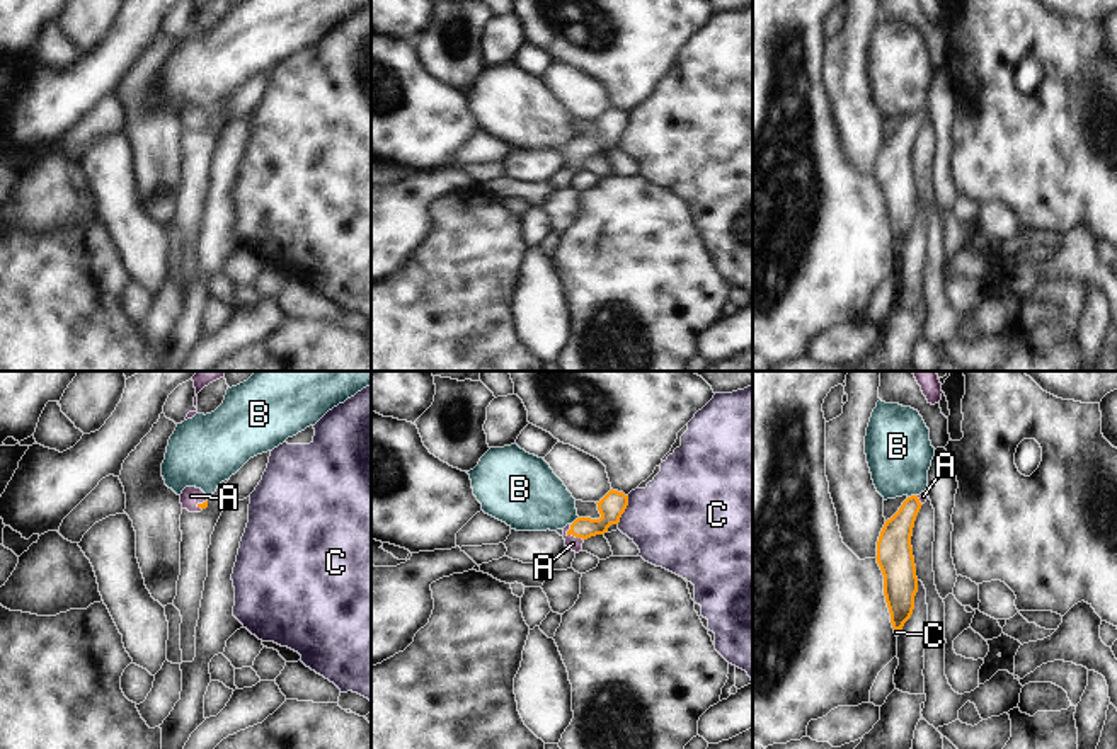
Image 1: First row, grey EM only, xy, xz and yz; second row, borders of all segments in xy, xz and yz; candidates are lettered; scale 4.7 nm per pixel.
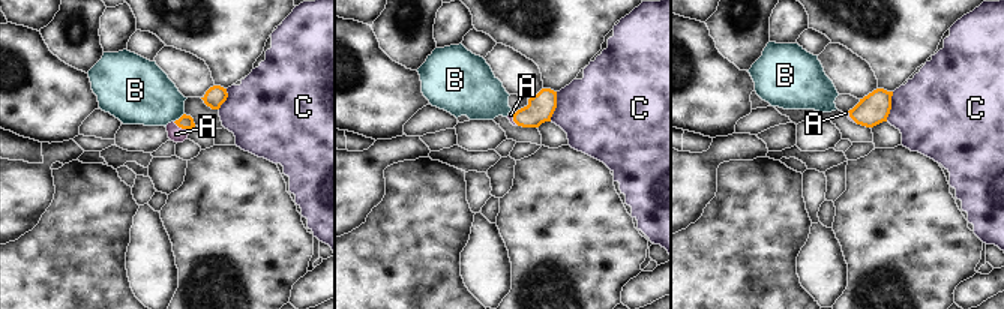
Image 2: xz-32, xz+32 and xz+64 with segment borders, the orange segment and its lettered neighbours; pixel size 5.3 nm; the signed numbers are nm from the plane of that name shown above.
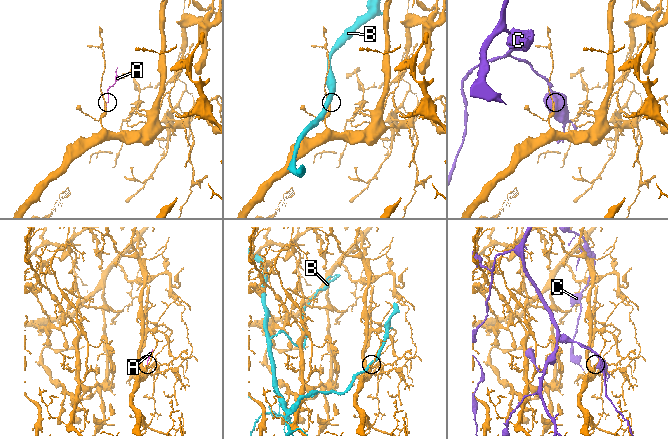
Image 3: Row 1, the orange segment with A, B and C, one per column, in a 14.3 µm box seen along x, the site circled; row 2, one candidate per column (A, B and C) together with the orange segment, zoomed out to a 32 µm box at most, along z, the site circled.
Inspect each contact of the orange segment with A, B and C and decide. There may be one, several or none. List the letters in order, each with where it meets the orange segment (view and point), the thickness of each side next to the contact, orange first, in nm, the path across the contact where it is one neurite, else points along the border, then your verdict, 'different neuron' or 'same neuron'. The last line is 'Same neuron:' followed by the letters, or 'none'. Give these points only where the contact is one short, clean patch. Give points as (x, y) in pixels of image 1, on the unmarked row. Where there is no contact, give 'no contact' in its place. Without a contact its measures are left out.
A: xz (572, 154) | 120/70 nm | across xz (612, 125), (598, 145), (572, 154), (572, 162) | same neuron
B: yz (911, 114) | 160/320 nm | different neuron
C: xz (625, 126) | 120/440 nm | different neuron
Same neuron: A

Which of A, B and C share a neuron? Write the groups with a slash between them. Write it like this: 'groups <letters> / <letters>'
groups A / B / C

